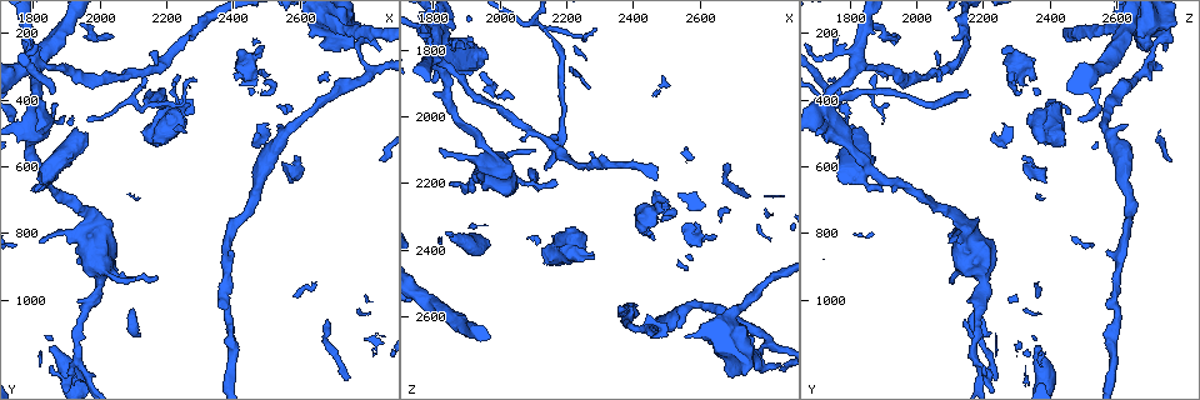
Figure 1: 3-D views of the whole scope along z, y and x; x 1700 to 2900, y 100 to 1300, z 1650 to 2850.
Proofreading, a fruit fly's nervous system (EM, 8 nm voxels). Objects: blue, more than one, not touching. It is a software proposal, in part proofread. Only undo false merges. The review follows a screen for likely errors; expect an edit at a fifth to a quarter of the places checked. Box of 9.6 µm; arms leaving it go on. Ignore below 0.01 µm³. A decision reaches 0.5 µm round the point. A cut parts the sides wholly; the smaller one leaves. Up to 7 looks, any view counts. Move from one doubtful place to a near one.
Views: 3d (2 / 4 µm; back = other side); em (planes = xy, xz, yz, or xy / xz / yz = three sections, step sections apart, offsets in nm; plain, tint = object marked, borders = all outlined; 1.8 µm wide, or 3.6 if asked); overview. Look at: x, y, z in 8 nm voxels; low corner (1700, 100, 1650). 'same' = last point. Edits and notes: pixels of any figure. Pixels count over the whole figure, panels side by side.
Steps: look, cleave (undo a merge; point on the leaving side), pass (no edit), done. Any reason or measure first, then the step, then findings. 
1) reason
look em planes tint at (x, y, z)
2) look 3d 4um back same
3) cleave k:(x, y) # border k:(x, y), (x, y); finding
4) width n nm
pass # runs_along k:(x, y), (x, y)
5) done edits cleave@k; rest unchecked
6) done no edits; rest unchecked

thick turns thin
look 3d 4um at (2010, 910, 2180)

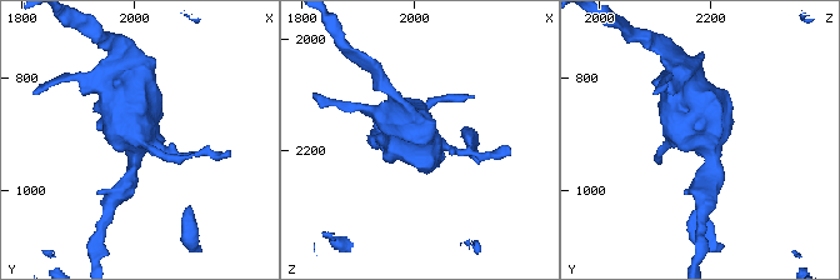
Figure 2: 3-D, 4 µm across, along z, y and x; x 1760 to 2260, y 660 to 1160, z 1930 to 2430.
now the EM
look em 3.6um planes tint at (2020, 910, 2190)

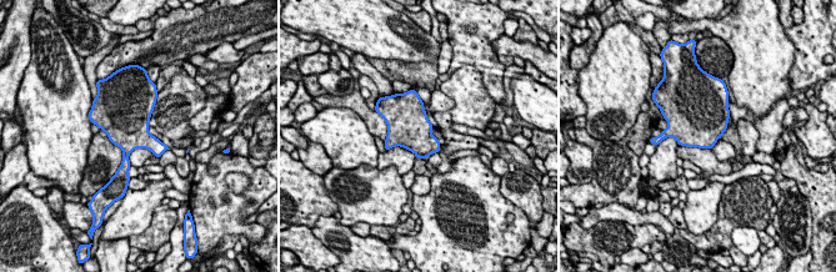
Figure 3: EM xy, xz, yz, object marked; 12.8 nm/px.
width 500 nm
pass # continuous, no second neuron

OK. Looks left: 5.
calibre changes
look em planes tint at (1880, 1180, 2360)

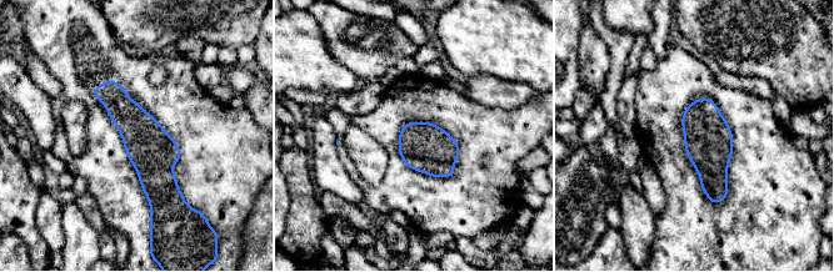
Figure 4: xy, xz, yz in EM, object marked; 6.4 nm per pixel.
pass # runs_along 4:(110, 82), (154, 152), (153, 205); one neuron here

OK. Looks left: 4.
calibre changes
look em xy step 4 tint at (2180, 410, 2060)

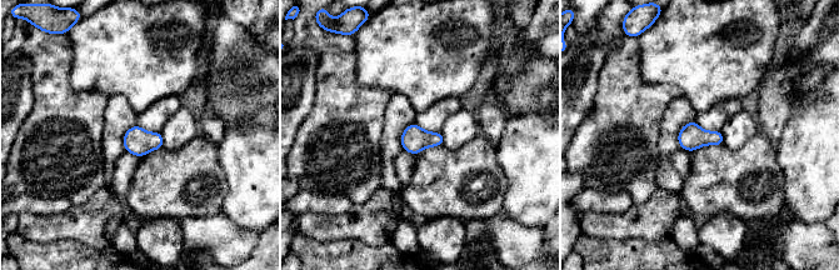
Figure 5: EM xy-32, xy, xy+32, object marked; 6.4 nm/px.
look em planes tint same

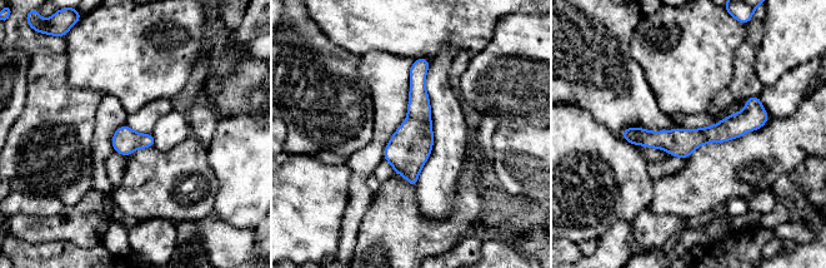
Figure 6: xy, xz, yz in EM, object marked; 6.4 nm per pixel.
width 170 nm
pass # runs_along 6:(764, 117), (691, 139), (625, 134); one neuron here

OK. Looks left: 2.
done no edits; rest unchecked

